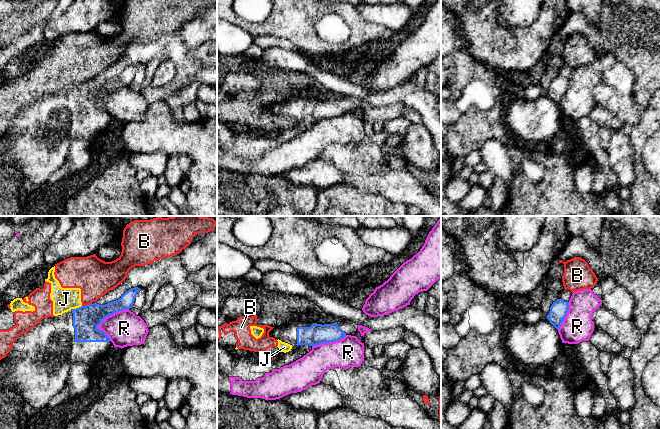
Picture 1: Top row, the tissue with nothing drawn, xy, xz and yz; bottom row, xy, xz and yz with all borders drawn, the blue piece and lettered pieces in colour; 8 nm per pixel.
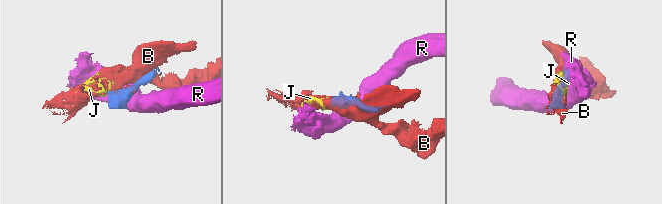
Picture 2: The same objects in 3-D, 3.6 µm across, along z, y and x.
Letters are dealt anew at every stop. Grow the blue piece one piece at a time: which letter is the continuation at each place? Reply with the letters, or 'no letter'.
no letter

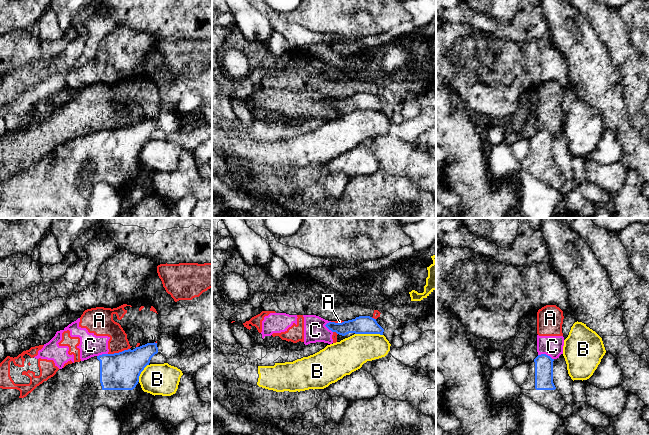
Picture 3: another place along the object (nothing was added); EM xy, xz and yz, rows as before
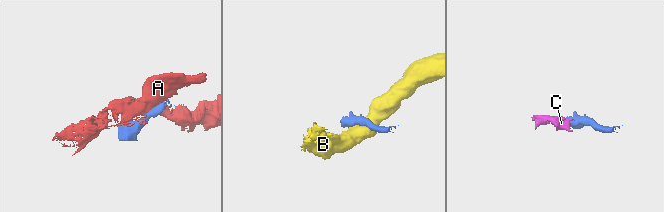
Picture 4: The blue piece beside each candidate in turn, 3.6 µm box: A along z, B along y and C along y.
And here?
no letter

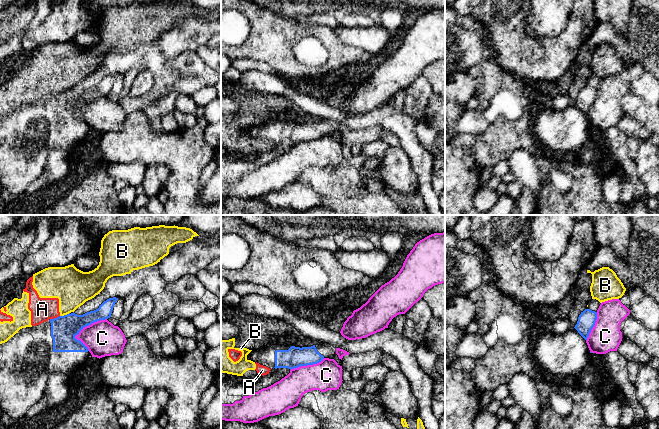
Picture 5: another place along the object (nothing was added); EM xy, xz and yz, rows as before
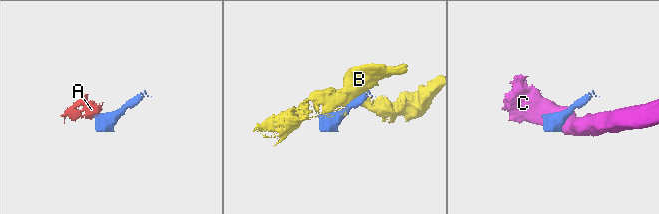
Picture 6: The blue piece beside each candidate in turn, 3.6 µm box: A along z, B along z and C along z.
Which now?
no letter

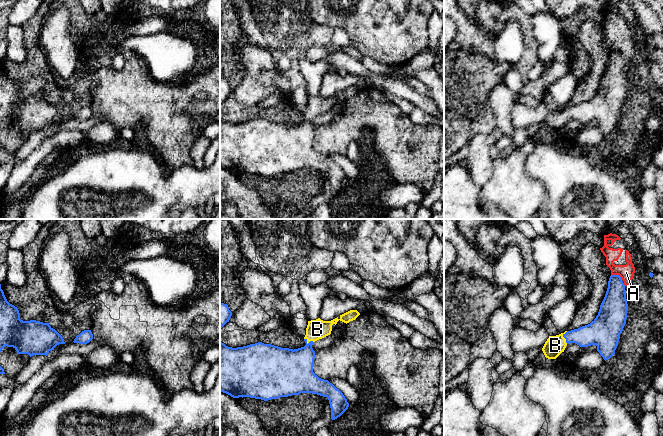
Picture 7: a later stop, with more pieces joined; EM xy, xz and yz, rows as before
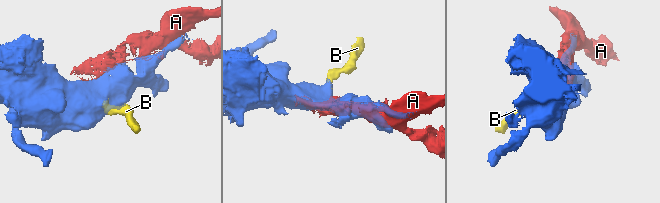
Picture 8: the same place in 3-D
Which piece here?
B

